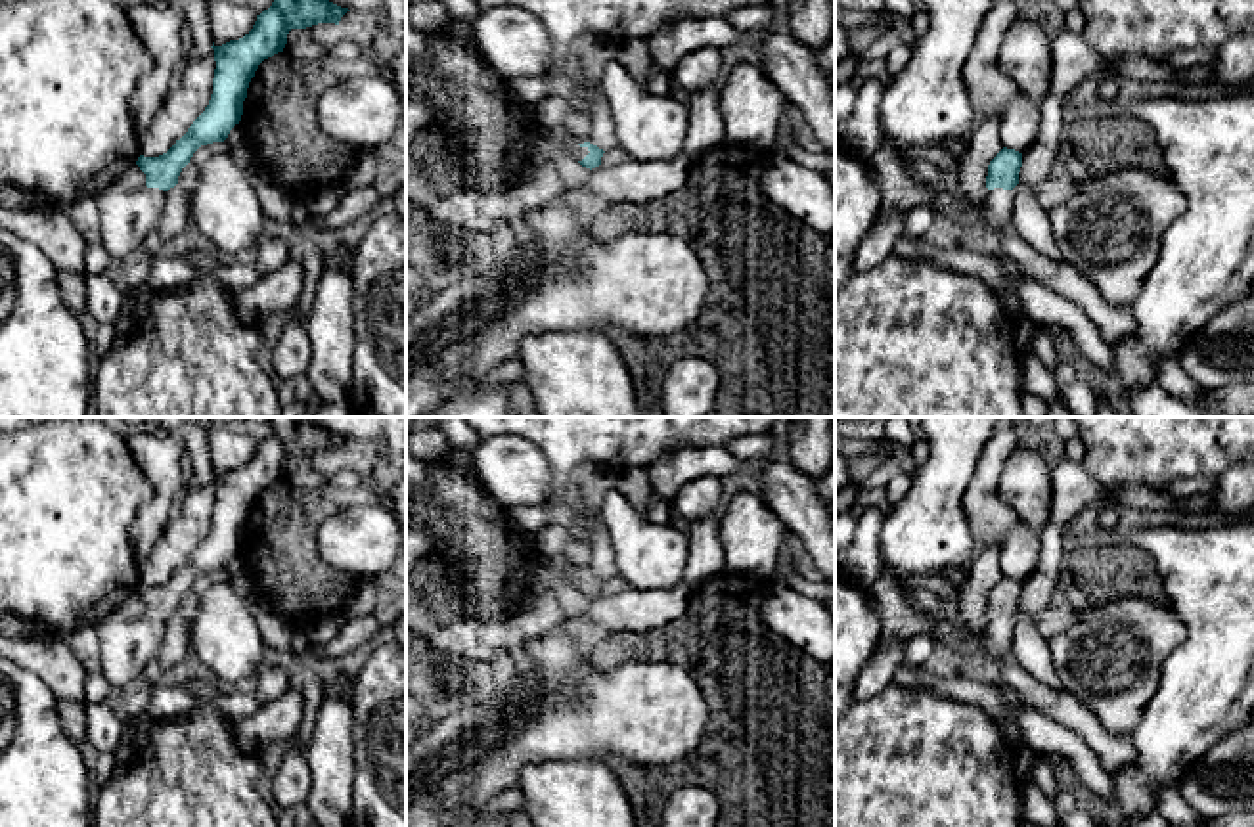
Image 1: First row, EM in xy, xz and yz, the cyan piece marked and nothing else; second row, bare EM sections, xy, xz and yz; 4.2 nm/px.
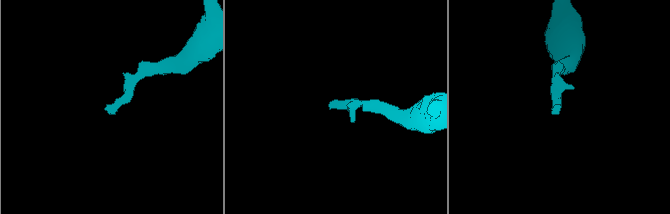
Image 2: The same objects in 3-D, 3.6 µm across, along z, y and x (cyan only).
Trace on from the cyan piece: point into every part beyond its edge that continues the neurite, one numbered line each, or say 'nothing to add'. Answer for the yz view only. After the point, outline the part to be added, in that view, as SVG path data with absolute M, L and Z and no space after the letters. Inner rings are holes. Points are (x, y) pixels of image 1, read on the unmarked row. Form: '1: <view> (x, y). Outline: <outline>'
1: yz (998, 634). Outline: M994 616L988 618L988 624L982 630L982 645L986 655L1001 655L1011 649L1015 632L1015 620Z

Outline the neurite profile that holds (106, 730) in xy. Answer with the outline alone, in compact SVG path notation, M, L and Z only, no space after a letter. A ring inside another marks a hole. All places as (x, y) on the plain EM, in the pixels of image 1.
M86 703L86 741L100 752L115 754L124 743L138 749L151 726L149 716L128 724L124 714L115 712L105 703Z

